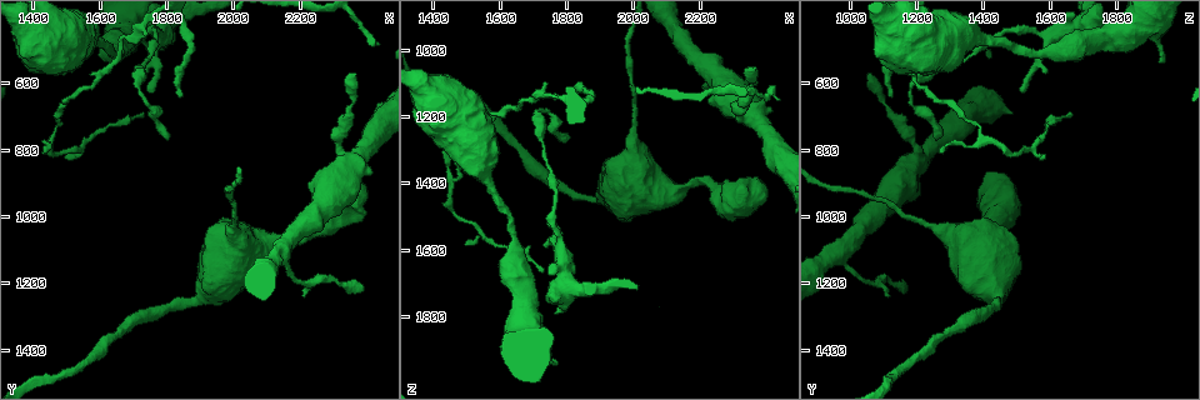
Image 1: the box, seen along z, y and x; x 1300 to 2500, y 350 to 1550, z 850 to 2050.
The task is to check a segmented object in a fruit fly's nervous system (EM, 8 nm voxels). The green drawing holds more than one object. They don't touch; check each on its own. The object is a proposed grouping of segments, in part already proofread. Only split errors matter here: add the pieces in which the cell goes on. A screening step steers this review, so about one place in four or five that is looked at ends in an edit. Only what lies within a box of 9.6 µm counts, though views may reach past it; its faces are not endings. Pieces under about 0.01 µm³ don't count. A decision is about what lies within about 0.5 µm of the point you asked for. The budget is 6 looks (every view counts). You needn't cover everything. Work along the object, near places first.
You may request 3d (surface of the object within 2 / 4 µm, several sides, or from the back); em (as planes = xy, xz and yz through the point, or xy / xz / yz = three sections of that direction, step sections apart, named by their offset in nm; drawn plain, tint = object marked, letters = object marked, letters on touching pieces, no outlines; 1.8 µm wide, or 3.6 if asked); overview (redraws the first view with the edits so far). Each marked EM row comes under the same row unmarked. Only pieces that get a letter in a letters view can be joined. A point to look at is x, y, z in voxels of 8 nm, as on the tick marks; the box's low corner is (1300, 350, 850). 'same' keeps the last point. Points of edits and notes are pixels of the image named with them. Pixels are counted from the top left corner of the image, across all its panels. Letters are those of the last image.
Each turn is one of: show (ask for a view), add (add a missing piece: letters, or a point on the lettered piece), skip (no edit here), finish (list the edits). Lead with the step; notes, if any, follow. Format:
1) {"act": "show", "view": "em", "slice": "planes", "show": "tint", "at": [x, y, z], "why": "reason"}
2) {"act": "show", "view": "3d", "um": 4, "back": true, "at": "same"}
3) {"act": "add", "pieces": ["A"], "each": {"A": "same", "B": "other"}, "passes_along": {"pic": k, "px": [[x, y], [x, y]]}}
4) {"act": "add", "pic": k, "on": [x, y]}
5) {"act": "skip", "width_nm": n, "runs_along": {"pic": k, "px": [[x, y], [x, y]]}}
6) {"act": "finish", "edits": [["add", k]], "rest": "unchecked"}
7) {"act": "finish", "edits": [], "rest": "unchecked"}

{"act": "show", "view": "em", "slice": "yz", "step": 8, "show": "letters", "at": [1750, 630, 1510], "why": "tapers out"}

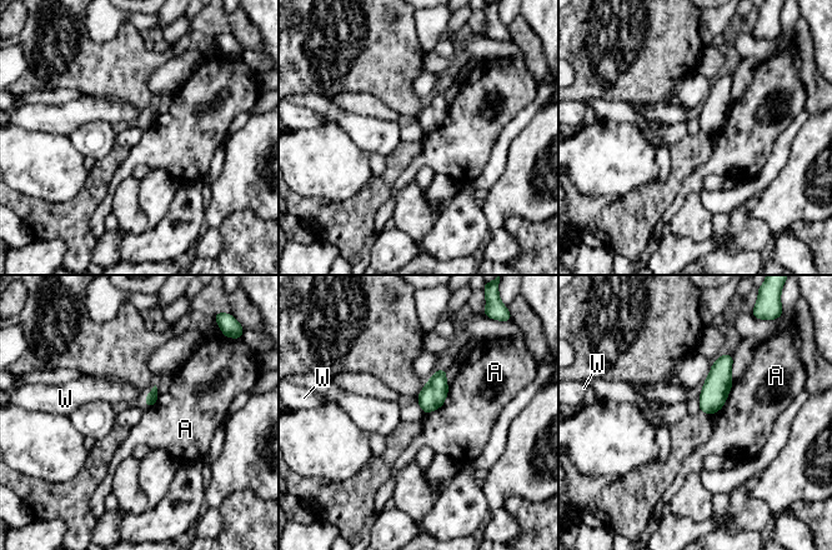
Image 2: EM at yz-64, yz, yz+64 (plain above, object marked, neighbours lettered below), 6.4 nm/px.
{"act": "skip", "each": {"A": "other", "W": "other"}, "border": {"pic": 2, "px": [[733, 381], [725, 404], [711, 415]]}, "found": "no lettered piece goes on from it"}

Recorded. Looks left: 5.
{"act": "show", "view": "em", "slice": "planes", "show": "letters", "at": [1810, 770, 1250], "why": "thin end"}

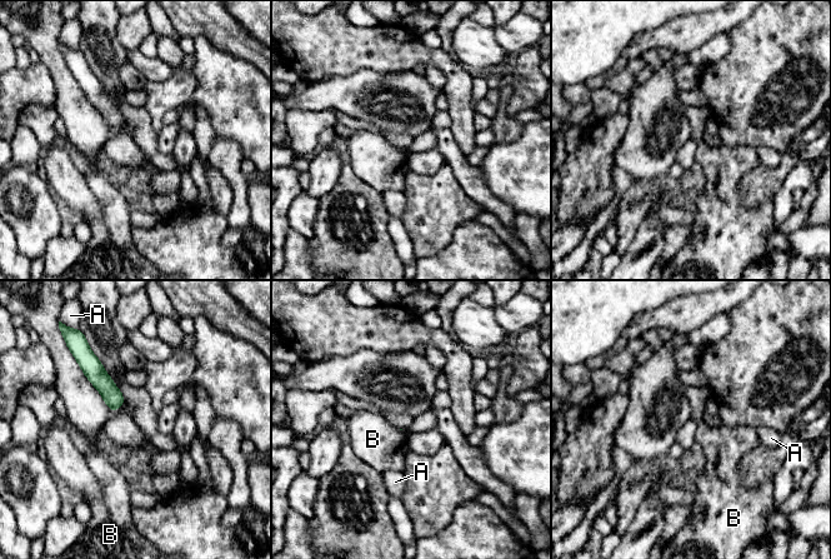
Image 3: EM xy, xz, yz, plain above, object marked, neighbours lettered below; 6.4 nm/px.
{"act": "skip", "each": {"A": "other", "B": "other"}, "runs_along": {"pic": 3, "px": [[89, 359], [113, 397], [114, 407]]}, "found": "no lettered piece goes on from it"}

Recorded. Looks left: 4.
{"act": "show", "view": "3d", "um": 2, "at": [2380, 1230, 1160], "why": "end of a long branch"}

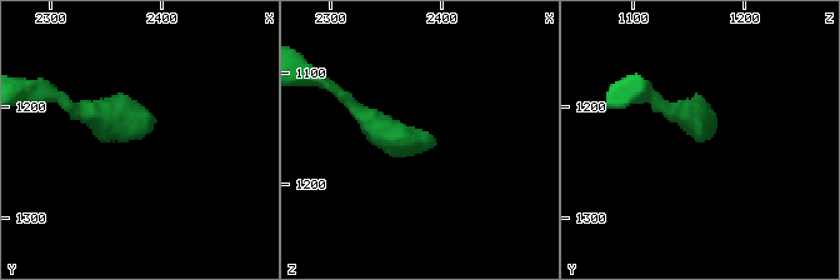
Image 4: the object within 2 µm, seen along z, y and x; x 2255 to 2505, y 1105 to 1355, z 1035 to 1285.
{"act": "show", "view": "em", "slice": "xz", "step": 4, "show": "letters", "at": [2380, 1230, 1158]}

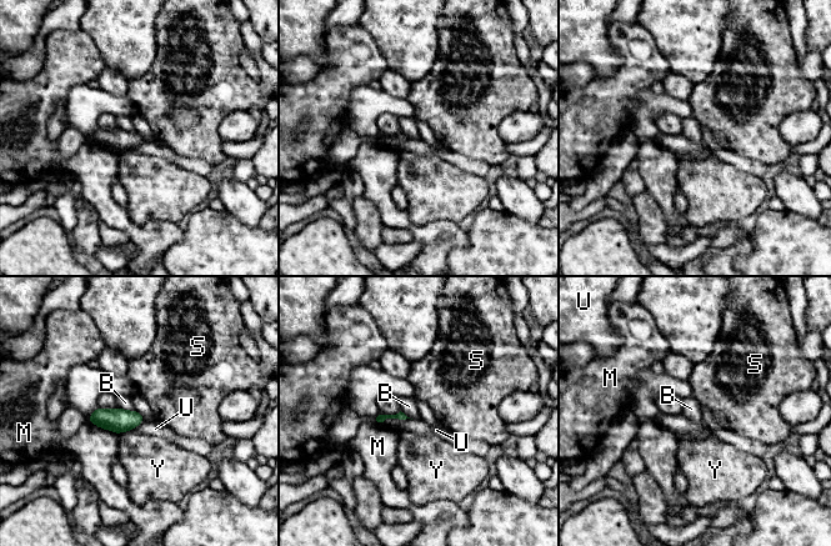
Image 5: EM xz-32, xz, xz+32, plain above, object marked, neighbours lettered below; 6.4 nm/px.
{"act": "skip", "each": {"B": "other", "M": "other", "S": "other", "U": "other", "Y": "other"}, "border": {"pic": 5, "px": [[118, 406], [134, 411]]}, "found": "no lettered piece goes on from it"}

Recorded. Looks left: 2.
{"act": "finish", "edits": [], "rest": "unchecked"}

